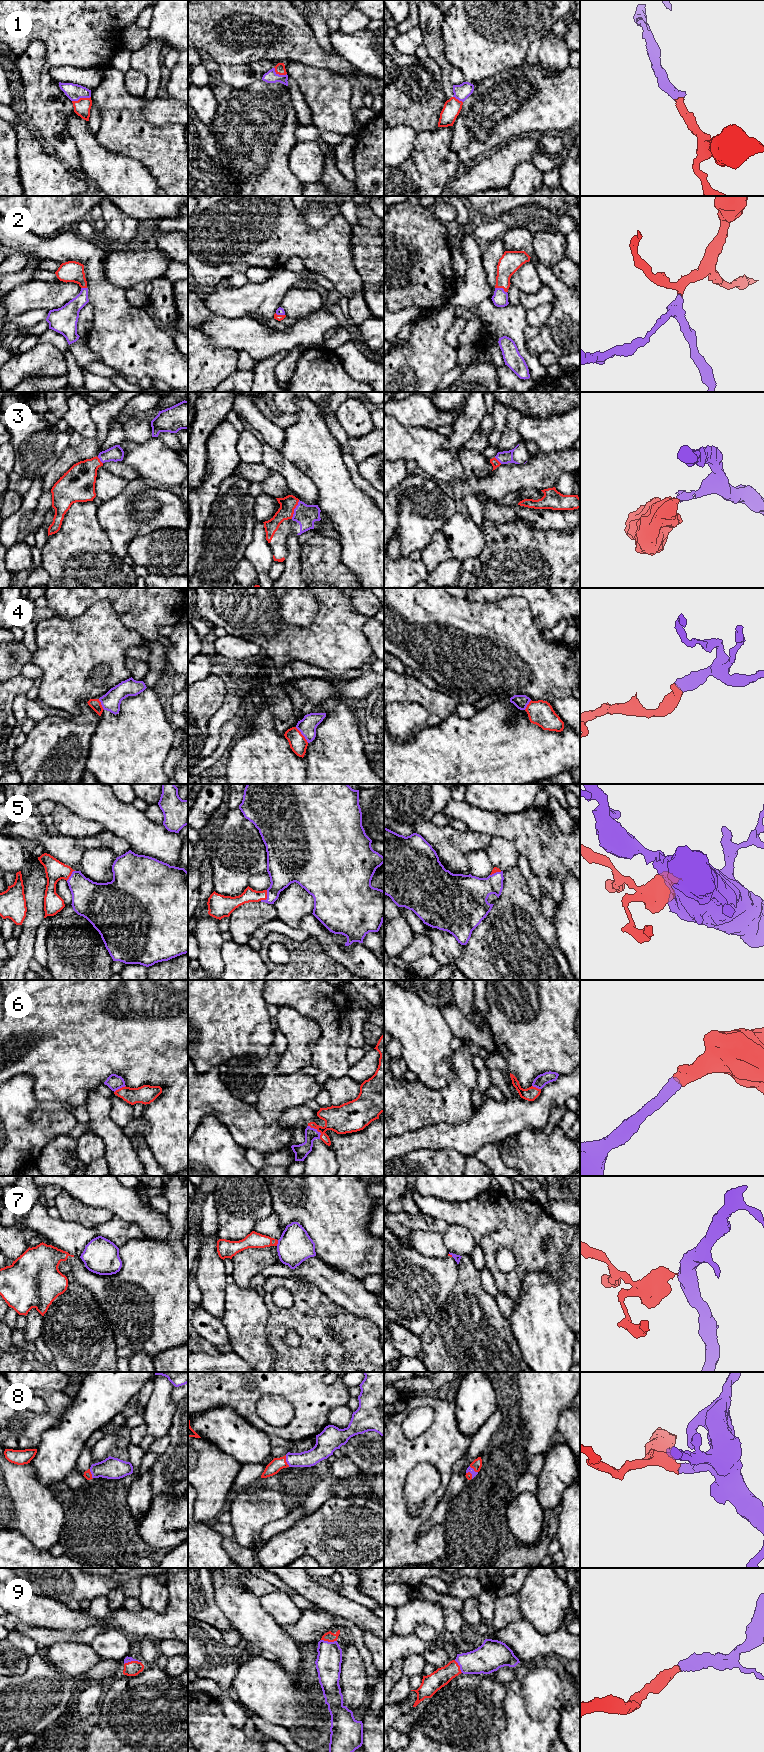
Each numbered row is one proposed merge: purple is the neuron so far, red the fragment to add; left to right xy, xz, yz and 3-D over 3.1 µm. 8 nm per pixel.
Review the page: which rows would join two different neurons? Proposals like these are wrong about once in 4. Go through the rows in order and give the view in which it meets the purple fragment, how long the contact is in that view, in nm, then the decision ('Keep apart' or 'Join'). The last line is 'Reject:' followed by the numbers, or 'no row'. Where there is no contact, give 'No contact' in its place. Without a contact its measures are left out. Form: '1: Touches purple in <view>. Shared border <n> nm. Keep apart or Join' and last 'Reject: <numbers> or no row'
1: Touches purple in xy. Shared border 160 nm. Join
2: Touches purple in yz. Shared border 100 nm. Join
3: Touches purple in xz. Shared border 170 nm. Join
4: Touches purple in xz. Shared border 170 nm. Join
5: Touches purple in xz. Shared border 110 nm. Join
6: Touches purple in xz. Shared border 150 nm. Join
7: Touches purple in xz. Shared border 50 nm. Keep apart
8: Touches purple in xz. Shared border 100 nm. Join
9: Touches purple in xz. Shared border 130 nm. Join
Reject: 7

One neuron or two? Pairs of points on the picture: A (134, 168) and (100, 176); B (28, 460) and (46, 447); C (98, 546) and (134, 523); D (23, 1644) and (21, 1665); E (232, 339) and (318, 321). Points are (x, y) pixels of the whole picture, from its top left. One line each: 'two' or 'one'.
A: one
B: one
C: two
D: two
E: one

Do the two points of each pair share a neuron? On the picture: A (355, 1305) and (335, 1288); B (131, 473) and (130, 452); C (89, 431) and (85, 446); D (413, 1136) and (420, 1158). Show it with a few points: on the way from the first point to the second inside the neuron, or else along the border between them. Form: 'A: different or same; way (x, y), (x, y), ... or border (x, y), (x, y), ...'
A: same; way (350, 1300), (340, 1290)
B: different; border (122, 460), (130, 465), (140, 477)
C: different; border (95, 436), (84, 438)
D: different; border (441, 1149), (418, 1148), (395, 1158)

